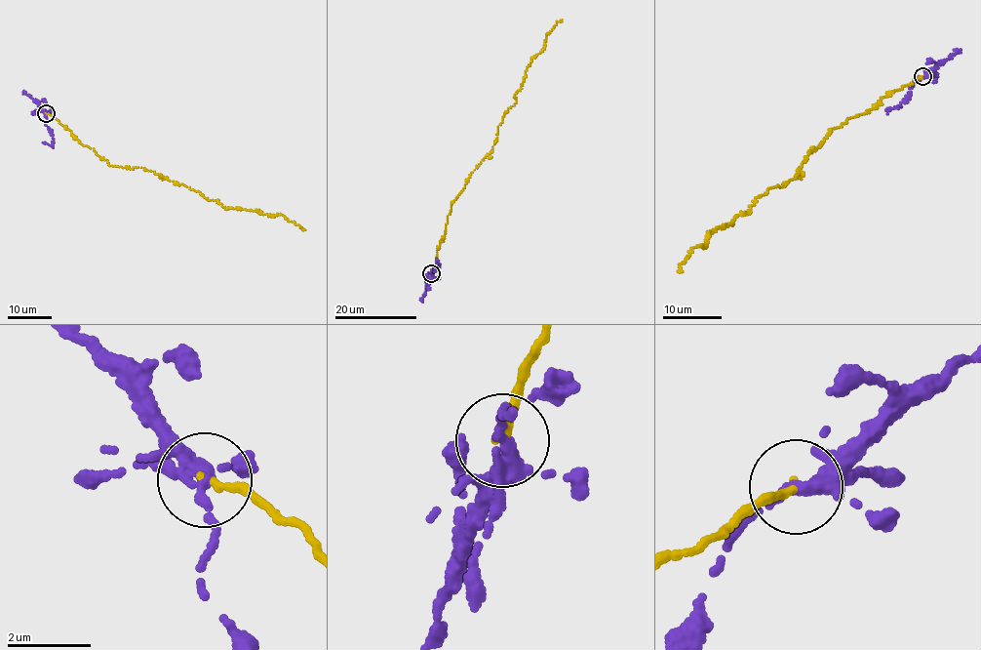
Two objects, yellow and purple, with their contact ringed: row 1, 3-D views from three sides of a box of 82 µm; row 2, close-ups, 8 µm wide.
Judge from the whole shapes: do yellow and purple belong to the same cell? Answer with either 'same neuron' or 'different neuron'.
different neuron

